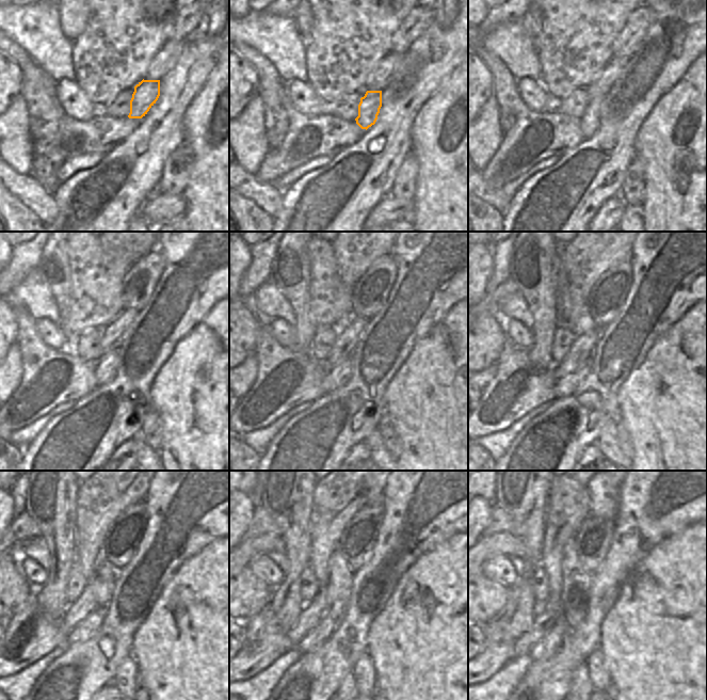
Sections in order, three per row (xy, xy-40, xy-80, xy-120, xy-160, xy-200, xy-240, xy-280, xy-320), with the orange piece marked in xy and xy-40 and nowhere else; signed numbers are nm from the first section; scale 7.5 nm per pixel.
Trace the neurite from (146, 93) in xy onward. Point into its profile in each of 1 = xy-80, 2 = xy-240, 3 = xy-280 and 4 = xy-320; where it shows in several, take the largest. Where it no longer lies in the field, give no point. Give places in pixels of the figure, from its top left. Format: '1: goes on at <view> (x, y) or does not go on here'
1: goes on at xy-80 (590, 121)
2: goes on at xy-240 (89, 626)
3: goes on at xy-280 (326, 626)
4: goes on at xy-320 (551, 641)

